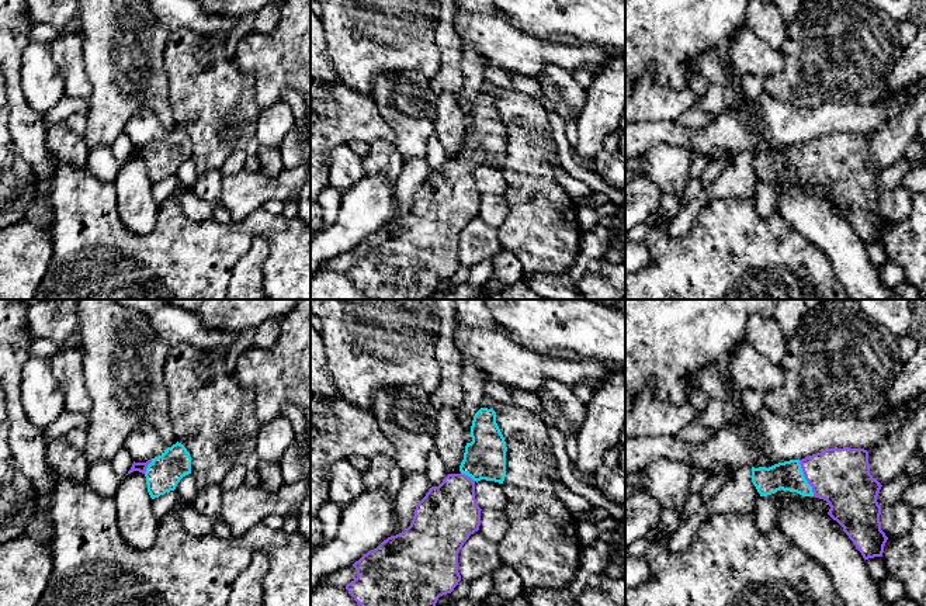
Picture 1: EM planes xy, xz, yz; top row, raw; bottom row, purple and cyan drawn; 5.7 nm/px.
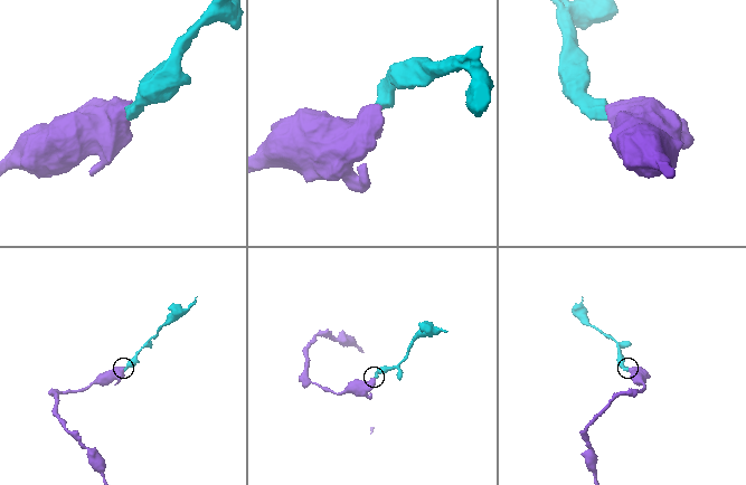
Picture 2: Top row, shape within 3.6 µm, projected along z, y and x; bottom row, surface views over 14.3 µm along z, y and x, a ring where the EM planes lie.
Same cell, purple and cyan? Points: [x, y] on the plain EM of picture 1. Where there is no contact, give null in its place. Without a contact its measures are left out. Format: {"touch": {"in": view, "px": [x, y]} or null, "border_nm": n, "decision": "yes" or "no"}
{"touch": {"in": "yz", "px": [805, 163]}, "border_nm": 220, "decision": "yes"}

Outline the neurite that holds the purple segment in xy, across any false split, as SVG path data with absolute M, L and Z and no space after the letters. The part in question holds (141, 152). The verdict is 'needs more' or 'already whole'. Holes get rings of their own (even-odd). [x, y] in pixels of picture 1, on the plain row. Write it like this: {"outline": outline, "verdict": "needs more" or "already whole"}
{"outline": "M177 127L159 142L146 148L133 146L128 159L133 156L146 162L148 177L155 184L174 176L180 165L191 159L191 142L187 134Z", "verdict": "needs more"}

